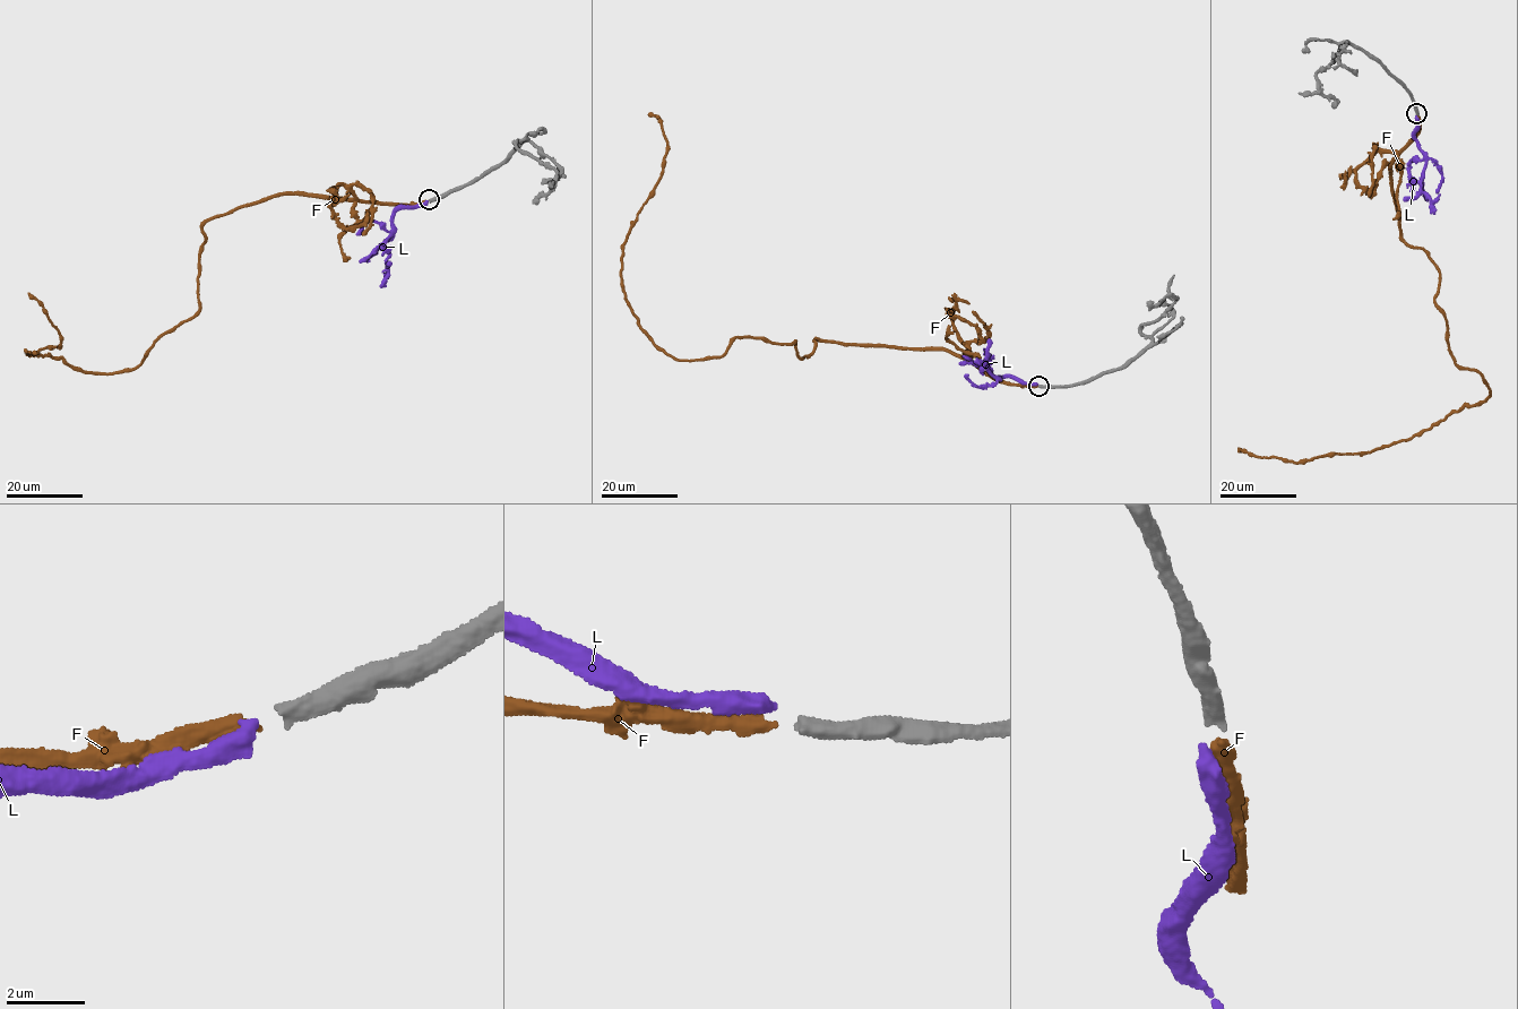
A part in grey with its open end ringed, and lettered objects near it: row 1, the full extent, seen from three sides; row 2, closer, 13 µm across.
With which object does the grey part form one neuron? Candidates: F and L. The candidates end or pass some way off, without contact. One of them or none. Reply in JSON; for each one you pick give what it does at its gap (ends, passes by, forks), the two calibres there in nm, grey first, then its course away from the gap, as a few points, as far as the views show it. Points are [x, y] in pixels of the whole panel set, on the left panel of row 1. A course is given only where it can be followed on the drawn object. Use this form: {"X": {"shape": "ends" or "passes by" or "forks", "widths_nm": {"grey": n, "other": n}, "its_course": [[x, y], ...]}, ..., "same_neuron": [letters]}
{"F": {"shape": "ends", "widths_nm": {"grey": 400, "other": 400}, "its_course": [[428, 201], [279, 195], [209, 217], [198, 311], [117, 372], [27, 353], [60, 345], [28, 293]]}, "same_neuron": ["F"]}

